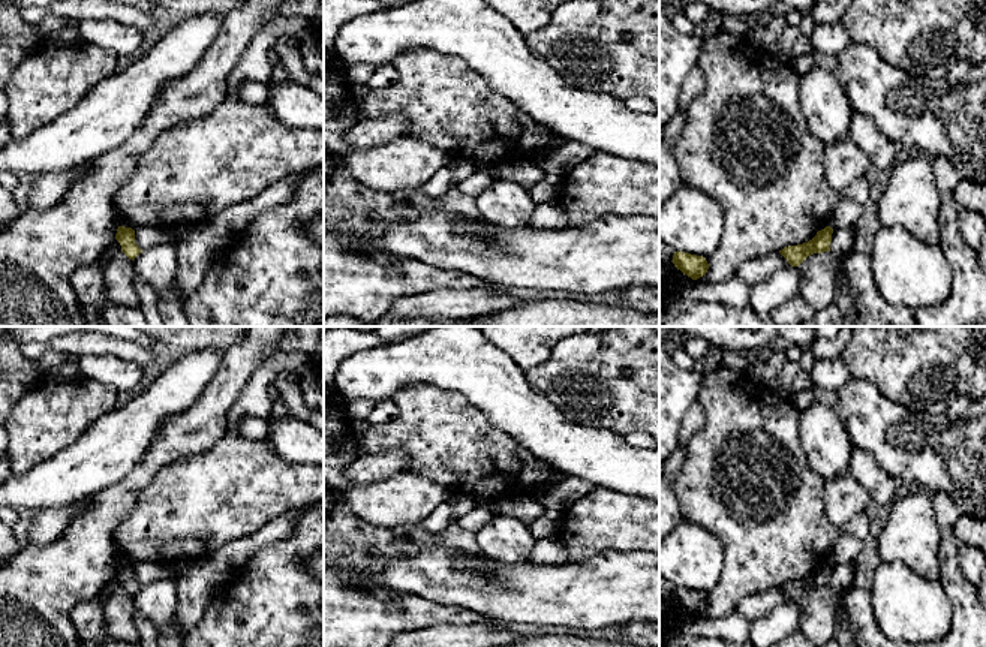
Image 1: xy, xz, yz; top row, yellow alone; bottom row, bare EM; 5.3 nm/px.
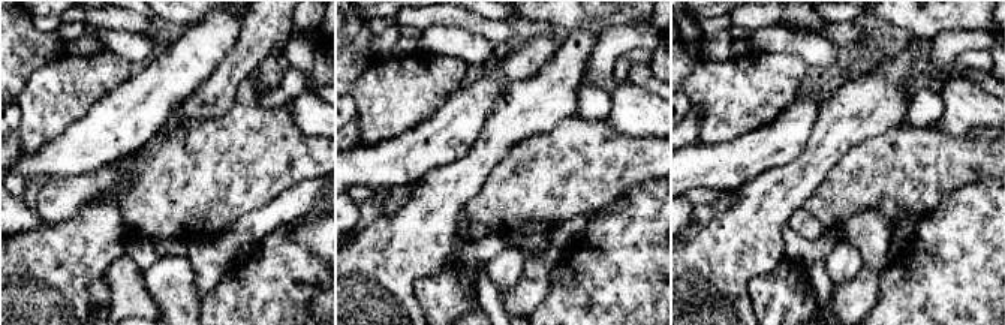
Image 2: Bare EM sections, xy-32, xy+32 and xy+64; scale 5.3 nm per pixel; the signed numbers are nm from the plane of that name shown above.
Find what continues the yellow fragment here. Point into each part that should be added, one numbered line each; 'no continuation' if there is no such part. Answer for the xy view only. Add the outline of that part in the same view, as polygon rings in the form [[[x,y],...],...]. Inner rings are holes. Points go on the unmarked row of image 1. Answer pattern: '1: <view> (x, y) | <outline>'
no continuation

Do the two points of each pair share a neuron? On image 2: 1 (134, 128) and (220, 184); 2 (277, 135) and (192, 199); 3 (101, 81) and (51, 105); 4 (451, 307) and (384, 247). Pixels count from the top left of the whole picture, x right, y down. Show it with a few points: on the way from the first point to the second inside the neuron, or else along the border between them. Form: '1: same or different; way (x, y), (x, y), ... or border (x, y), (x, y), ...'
1: different; border (158, 132), (123, 159)
2: same; way (256, 153), (223, 168), (213, 178)
3: same; way (89, 81), (78, 81), (63, 93)
4: different; border (450, 259), (415, 282), (421, 309)

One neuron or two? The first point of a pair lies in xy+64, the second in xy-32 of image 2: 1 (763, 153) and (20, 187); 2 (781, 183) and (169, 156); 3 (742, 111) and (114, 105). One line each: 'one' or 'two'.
1: two
2: two
3: two

